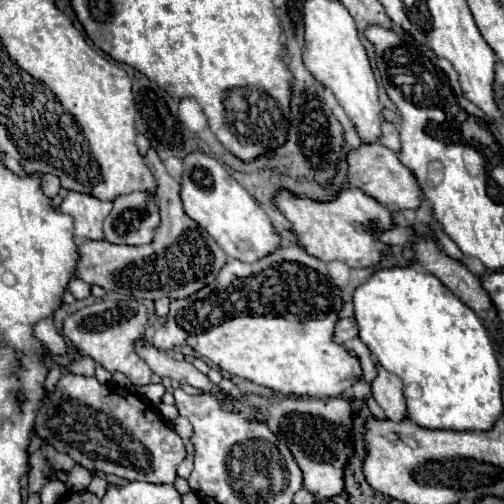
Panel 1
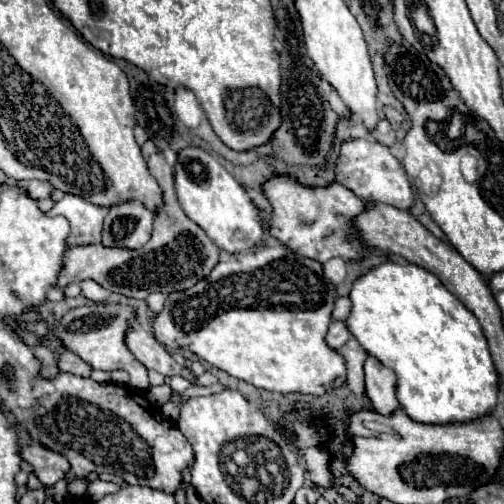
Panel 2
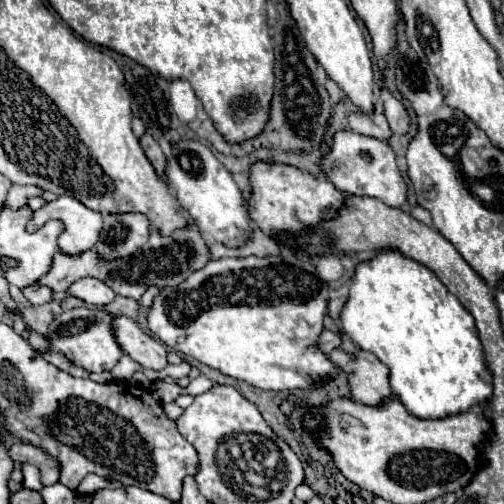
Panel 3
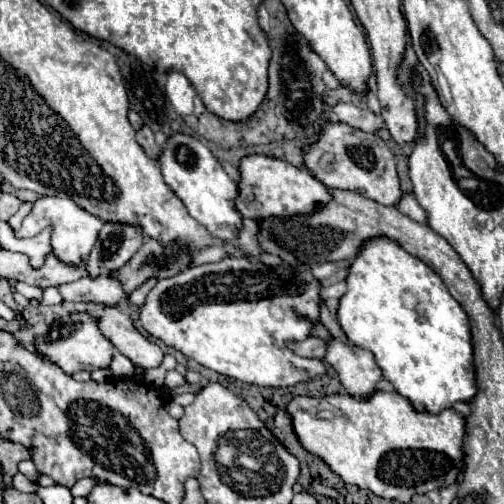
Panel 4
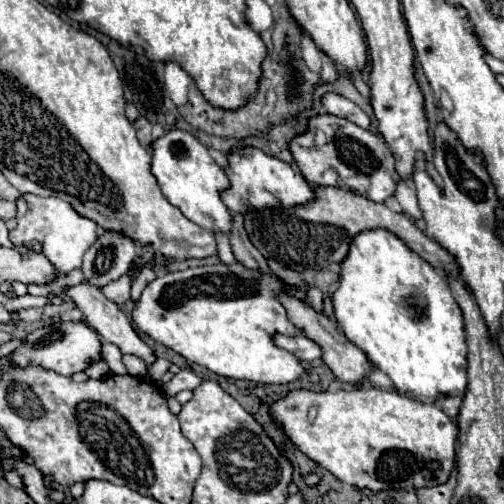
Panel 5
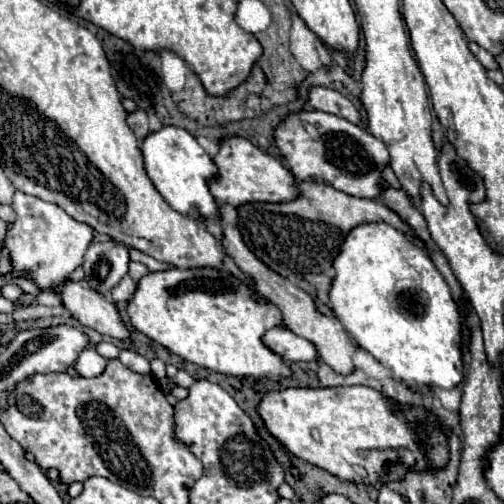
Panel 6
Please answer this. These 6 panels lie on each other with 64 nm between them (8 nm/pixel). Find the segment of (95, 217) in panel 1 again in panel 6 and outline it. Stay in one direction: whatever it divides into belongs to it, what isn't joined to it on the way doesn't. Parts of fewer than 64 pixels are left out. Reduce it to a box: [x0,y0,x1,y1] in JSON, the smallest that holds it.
[4,192,94,292]

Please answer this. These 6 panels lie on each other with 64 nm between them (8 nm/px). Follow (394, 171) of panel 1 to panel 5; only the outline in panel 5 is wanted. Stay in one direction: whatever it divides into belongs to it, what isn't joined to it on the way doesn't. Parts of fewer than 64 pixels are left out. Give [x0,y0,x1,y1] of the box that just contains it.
[288,114,394,202]

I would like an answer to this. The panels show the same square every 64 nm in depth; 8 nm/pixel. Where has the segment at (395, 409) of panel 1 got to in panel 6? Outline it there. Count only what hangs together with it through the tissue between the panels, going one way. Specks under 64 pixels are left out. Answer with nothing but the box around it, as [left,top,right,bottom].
[218,204,354,374]

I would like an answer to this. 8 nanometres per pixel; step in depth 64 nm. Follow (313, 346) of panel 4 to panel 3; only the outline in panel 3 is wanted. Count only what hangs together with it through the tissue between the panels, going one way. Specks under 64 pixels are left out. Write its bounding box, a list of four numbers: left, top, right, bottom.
[316,330,340,354]

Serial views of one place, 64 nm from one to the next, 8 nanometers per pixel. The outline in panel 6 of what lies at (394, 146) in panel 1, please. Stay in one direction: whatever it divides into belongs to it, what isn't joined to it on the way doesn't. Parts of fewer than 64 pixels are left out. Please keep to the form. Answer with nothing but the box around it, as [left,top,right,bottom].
[308,86,360,124]

